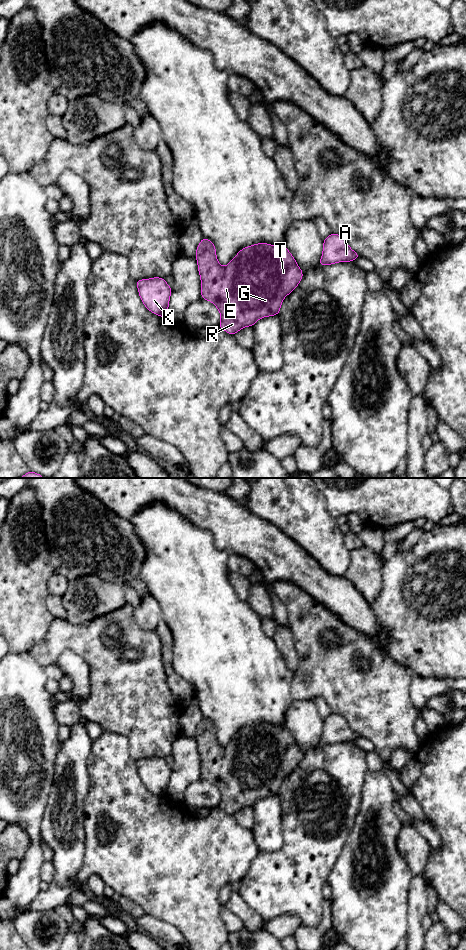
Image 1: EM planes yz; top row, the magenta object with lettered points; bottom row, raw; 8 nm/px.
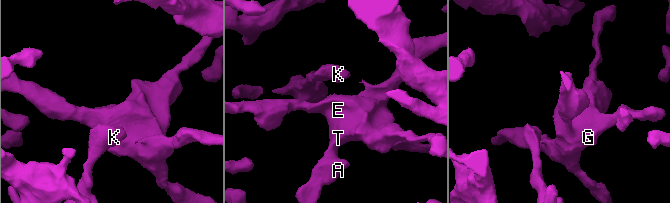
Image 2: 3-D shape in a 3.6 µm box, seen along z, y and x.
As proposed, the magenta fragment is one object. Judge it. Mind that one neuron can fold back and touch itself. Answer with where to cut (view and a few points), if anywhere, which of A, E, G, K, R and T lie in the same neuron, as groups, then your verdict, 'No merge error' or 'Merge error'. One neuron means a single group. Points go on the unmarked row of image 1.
No split. Groups: A E G K R T. No merge error

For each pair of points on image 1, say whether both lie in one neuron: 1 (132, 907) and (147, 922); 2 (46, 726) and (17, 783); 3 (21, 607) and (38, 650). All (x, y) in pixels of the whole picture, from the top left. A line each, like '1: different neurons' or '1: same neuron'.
1: different neurons
2: same neuron
3: different neurons

